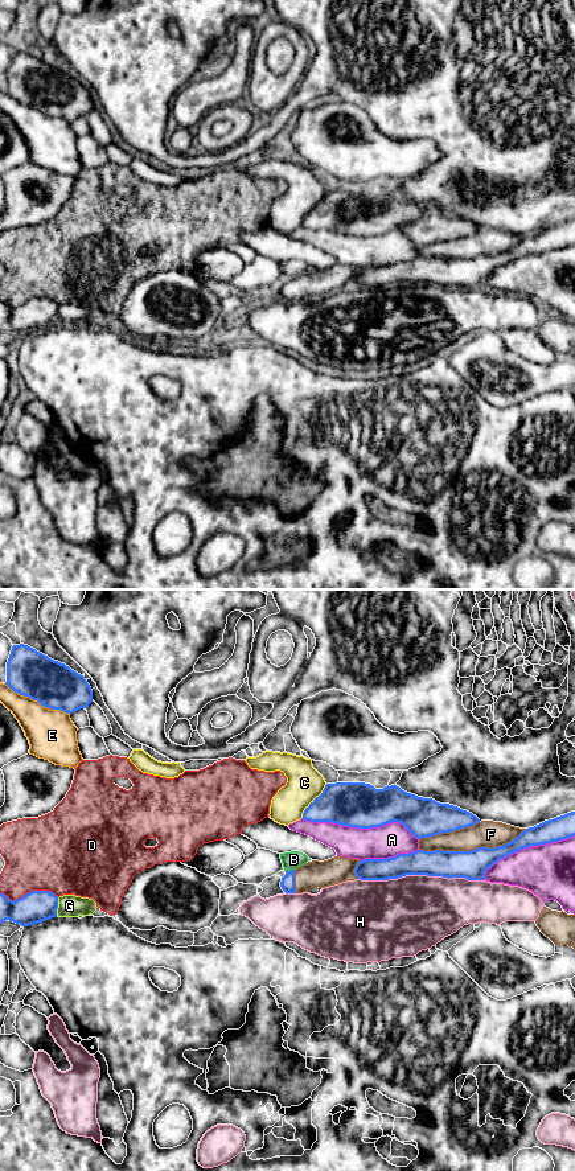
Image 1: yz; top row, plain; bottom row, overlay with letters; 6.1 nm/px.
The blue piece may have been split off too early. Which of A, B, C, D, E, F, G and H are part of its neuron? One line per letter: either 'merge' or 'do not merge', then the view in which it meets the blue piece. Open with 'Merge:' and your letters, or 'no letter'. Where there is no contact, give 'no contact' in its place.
Merge: F
A: do not merge; contact in yz
B: do not merge; contact in yz
C: do not merge; contact in yz
D: do not merge; contact in yz
E: do not merge; contact in yz
F: merge; contact in yz
G: do not merge; contact in yz
H: do not merge; contact in yz

